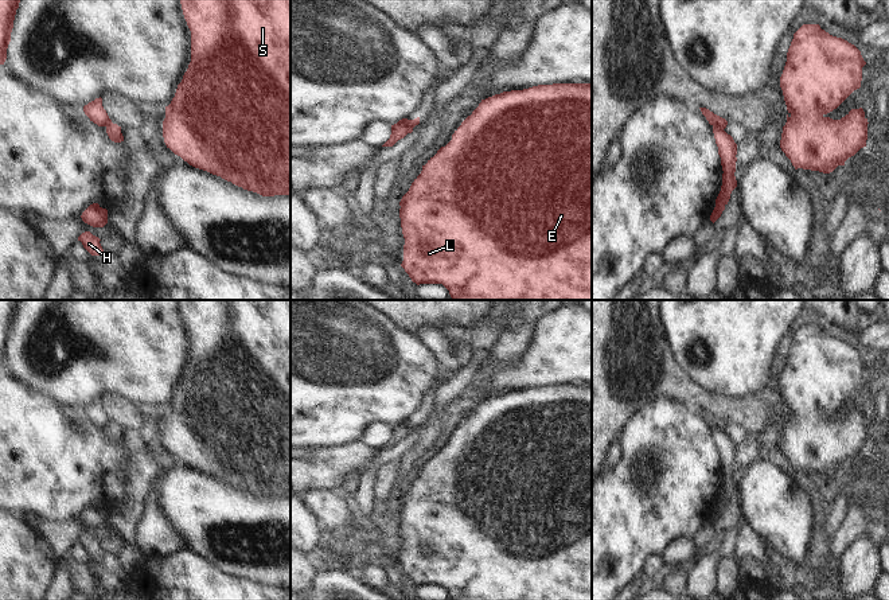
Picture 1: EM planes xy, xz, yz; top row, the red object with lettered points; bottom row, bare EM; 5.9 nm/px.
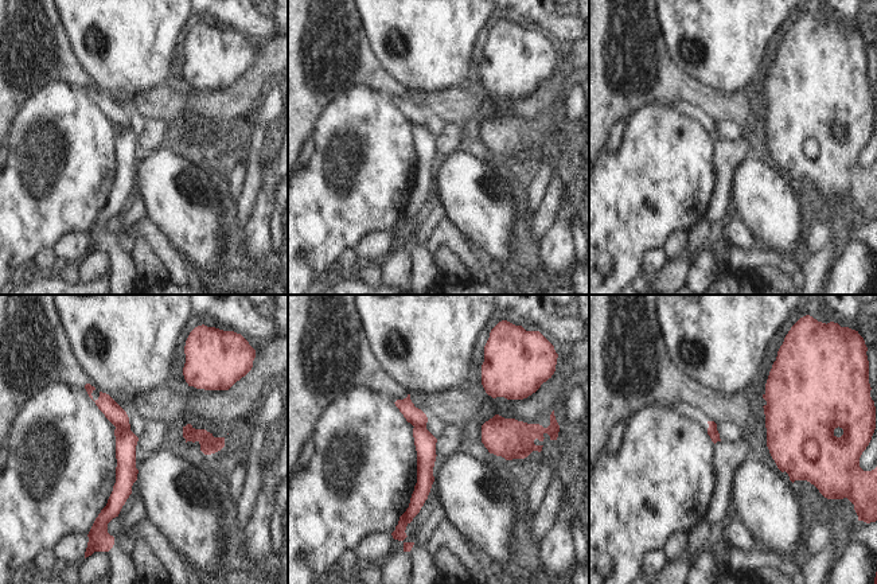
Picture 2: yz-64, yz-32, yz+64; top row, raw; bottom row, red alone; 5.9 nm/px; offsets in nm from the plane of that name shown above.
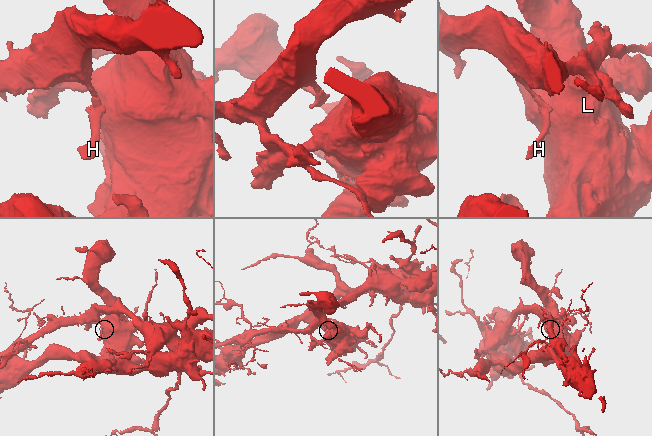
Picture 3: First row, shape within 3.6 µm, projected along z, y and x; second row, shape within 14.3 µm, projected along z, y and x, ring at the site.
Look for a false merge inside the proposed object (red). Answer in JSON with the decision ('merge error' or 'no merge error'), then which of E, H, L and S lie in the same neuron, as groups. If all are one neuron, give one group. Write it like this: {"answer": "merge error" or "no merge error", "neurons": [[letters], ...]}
{"answer": "merge error", "neurons": [["E", "L", "S"], ["H"]]}

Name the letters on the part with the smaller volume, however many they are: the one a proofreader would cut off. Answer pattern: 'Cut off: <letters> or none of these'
Cut off: H

